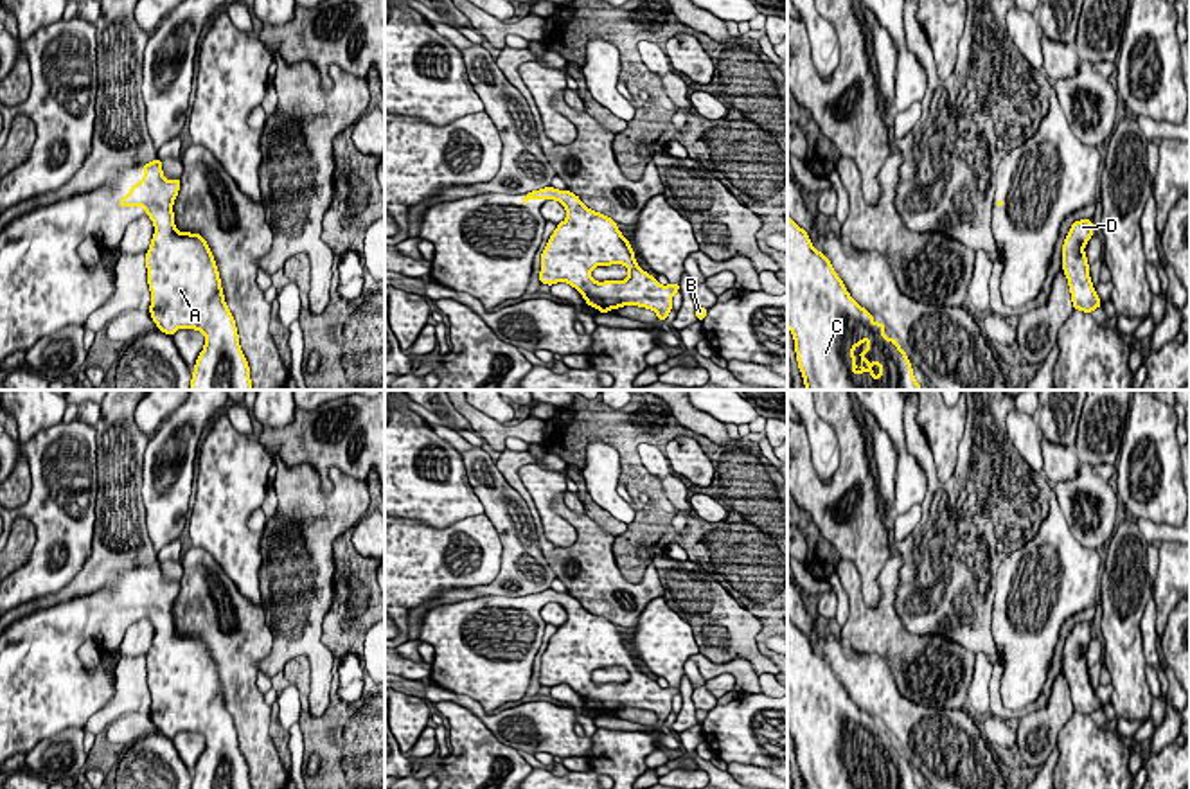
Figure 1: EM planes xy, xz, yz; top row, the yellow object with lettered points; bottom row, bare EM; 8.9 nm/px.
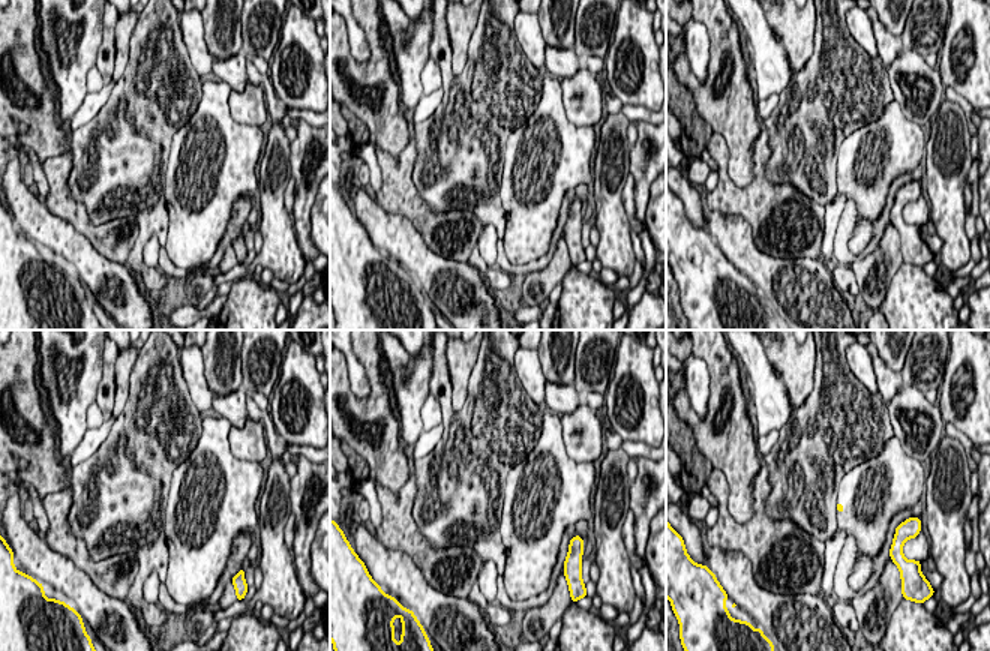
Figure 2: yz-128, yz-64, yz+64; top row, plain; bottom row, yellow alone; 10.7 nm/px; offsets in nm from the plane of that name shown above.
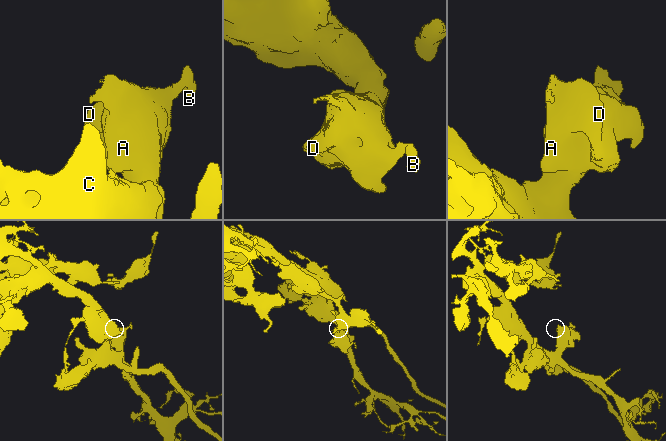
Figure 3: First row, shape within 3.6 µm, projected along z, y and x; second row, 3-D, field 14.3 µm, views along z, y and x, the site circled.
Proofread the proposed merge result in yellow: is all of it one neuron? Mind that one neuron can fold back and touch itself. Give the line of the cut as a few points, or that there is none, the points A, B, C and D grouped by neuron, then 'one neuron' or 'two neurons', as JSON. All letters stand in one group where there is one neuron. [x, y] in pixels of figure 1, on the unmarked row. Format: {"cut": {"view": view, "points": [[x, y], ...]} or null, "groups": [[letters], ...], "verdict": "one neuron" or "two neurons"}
{"cut": null, "groups": [["A", "B", "C", "D"]], "verdict": "one neuron"}

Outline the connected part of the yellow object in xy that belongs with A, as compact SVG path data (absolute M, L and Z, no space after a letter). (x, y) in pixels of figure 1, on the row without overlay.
M160 561L142 573L144 581L131 588L119 607L144 609L155 627L146 656L153 724L165 737L180 730L205 737L191 789L252 789L212 654L200 636L178 634L174 629L173 606L180 581L165 582Z

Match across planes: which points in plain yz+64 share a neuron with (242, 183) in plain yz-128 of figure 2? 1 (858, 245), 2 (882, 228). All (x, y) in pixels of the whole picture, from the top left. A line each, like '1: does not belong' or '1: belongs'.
1: belongs
2: does not belong

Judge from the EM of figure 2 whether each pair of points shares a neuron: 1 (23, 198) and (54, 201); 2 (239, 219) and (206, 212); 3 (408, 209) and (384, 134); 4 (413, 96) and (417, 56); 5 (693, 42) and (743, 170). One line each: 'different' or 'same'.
1: different
2: different
3: same
4: same
5: different

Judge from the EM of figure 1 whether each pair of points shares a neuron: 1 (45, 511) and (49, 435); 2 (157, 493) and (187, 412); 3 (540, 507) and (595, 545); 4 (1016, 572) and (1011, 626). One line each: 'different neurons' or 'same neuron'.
1: same neuron
2: same neuron
3: same neuron
4: same neuron

